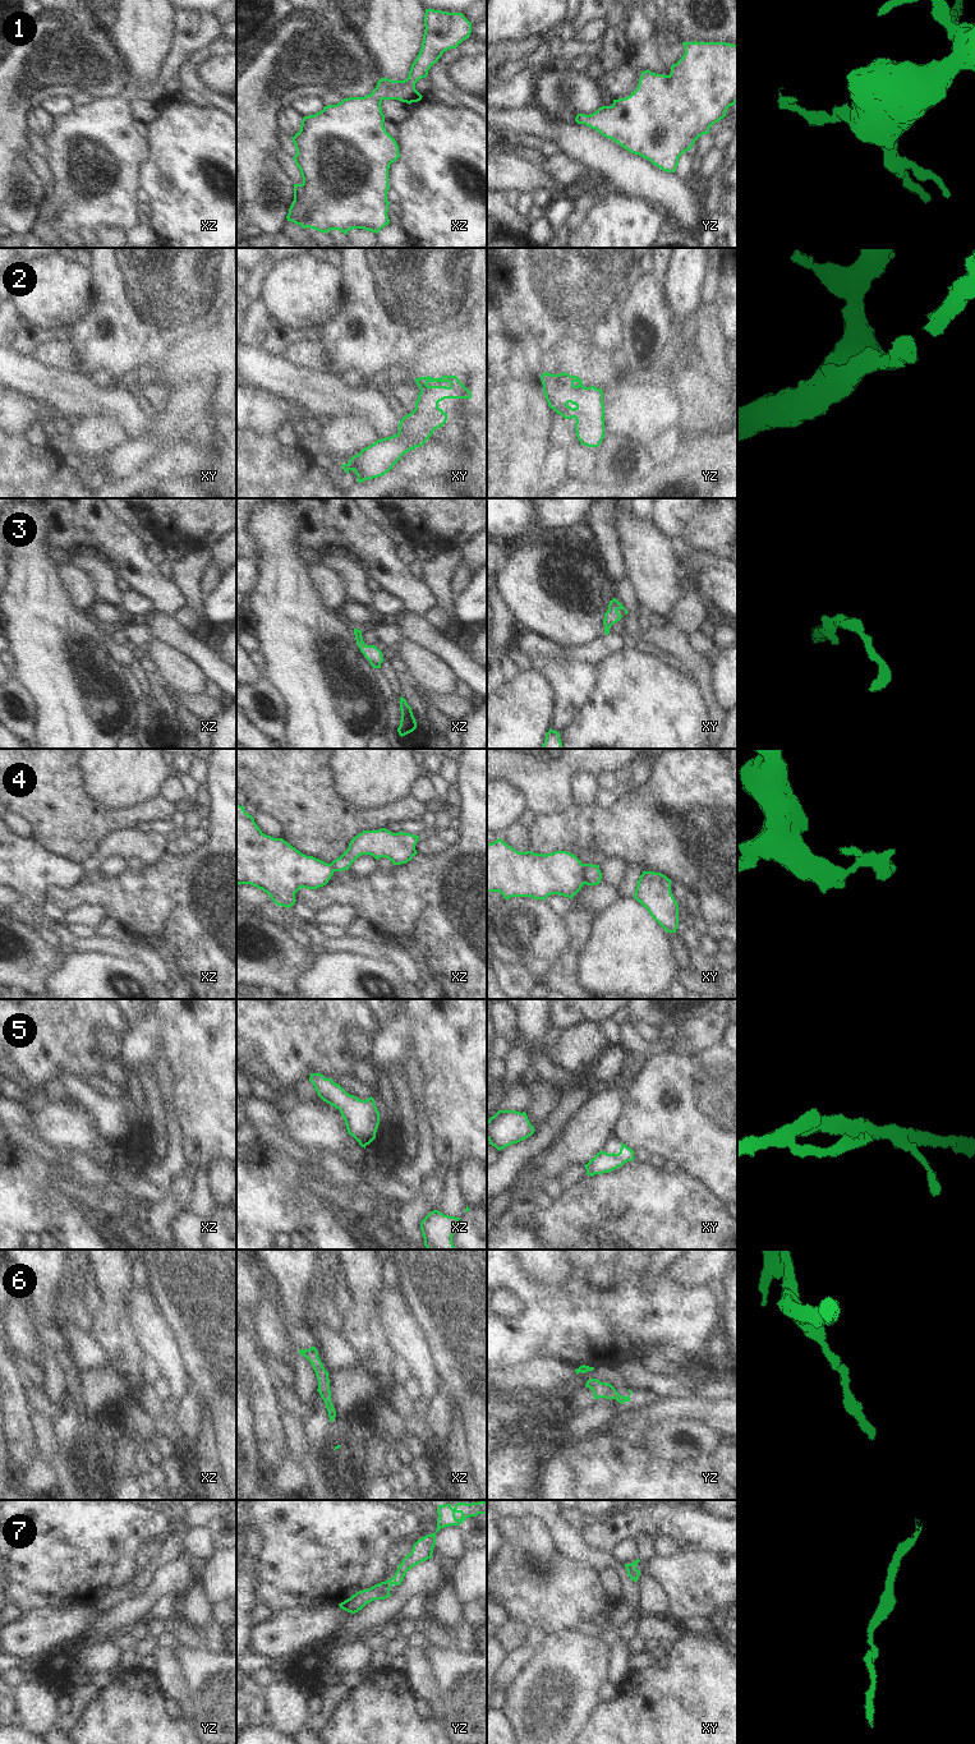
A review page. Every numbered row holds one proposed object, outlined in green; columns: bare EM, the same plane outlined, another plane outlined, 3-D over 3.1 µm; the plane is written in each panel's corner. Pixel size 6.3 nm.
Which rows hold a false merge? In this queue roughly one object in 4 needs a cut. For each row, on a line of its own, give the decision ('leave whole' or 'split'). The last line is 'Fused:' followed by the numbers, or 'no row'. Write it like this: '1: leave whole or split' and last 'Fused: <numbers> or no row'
1: leave whole
2: leave whole
3: leave whole
4: split
5: leave whole
6: leave whole
7: leave whole
Fused: 4

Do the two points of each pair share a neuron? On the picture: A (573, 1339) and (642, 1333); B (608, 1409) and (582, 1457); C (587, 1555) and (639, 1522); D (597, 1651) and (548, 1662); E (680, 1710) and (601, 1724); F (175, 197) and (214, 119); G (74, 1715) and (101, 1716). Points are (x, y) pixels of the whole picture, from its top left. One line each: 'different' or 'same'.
A: same
B: different
C: different
D: same
E: same
F: same
G: different

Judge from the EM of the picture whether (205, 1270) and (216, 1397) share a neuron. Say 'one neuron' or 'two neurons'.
one neuron

